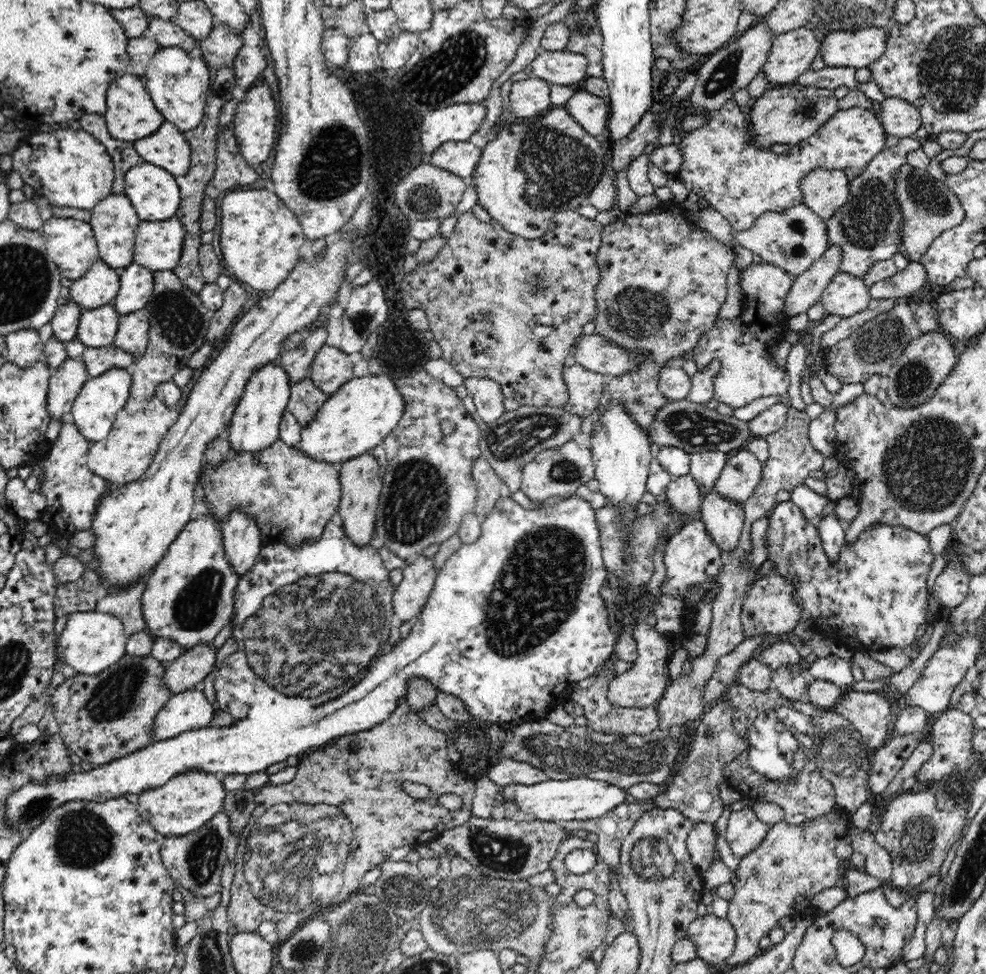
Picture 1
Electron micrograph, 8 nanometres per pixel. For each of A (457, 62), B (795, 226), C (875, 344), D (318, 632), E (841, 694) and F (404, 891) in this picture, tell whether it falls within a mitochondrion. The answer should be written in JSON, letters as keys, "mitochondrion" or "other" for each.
{"A":"mitochondrion","B":"mitochondrion","C":"mitochondrion","D":"mitochondrion","E":"other","F":"mitochondrion"}

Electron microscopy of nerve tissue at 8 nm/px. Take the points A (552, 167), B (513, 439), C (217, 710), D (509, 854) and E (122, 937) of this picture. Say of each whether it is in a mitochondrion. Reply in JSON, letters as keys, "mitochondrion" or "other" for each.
{"A":"mitochondrion","B":"mitochondrion","C":"other","D":"mitochondrion","E":"other"}

